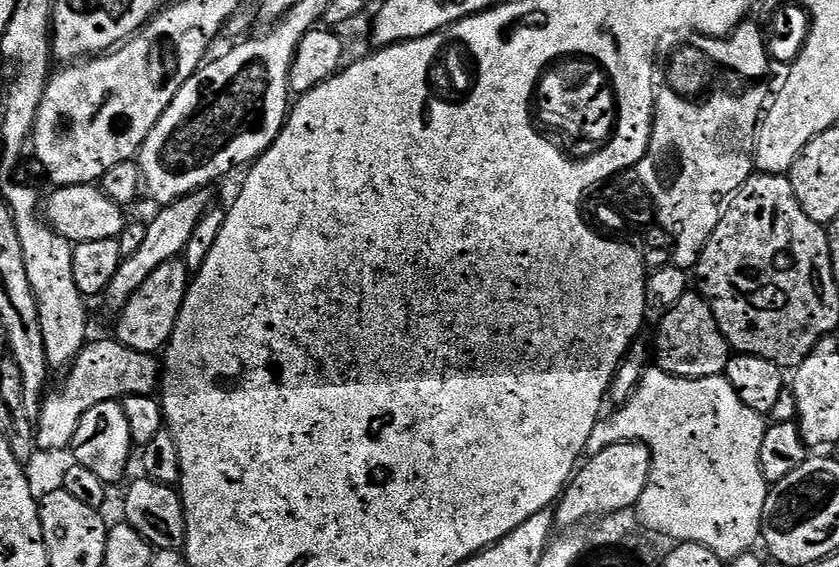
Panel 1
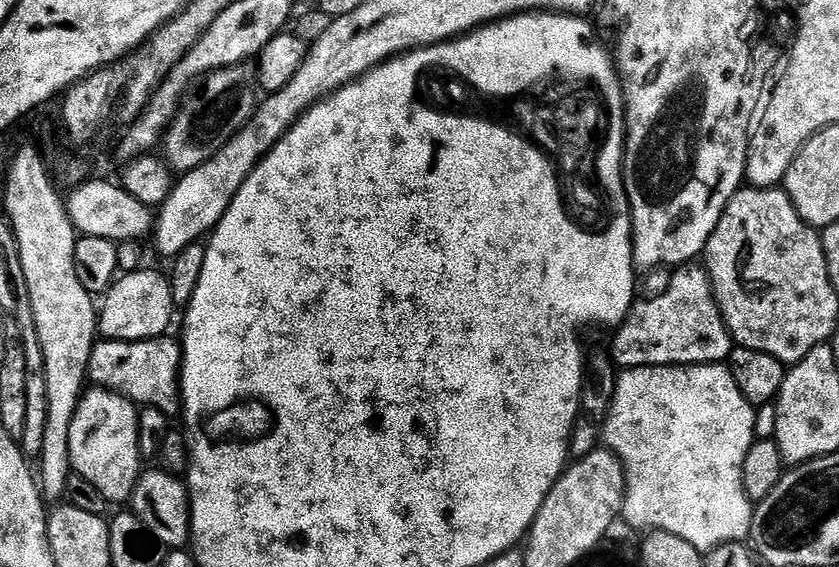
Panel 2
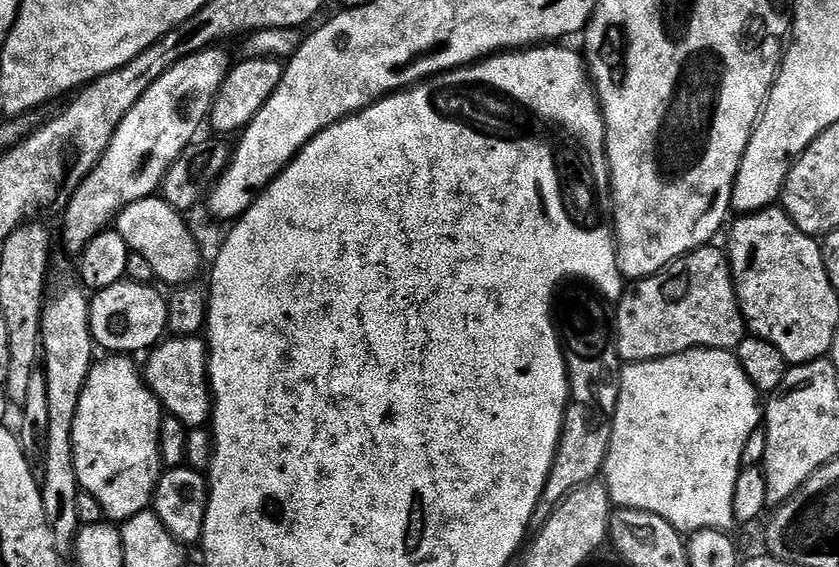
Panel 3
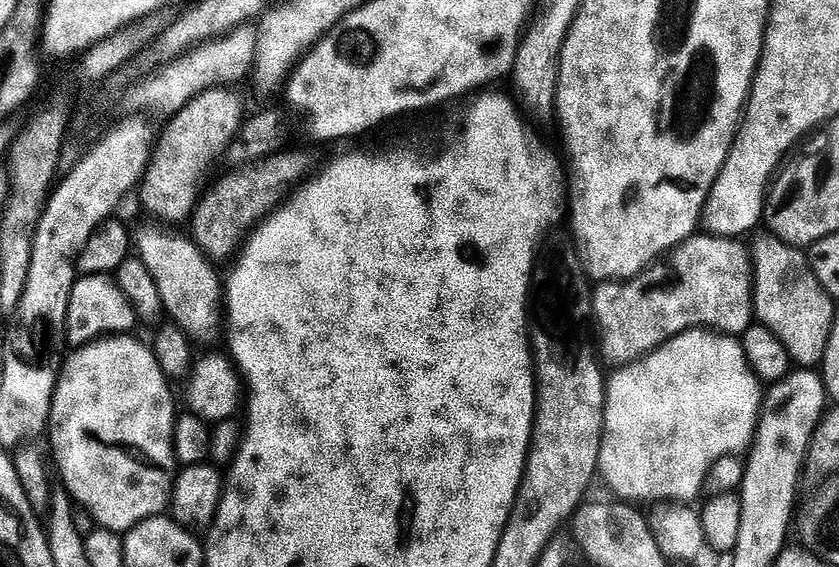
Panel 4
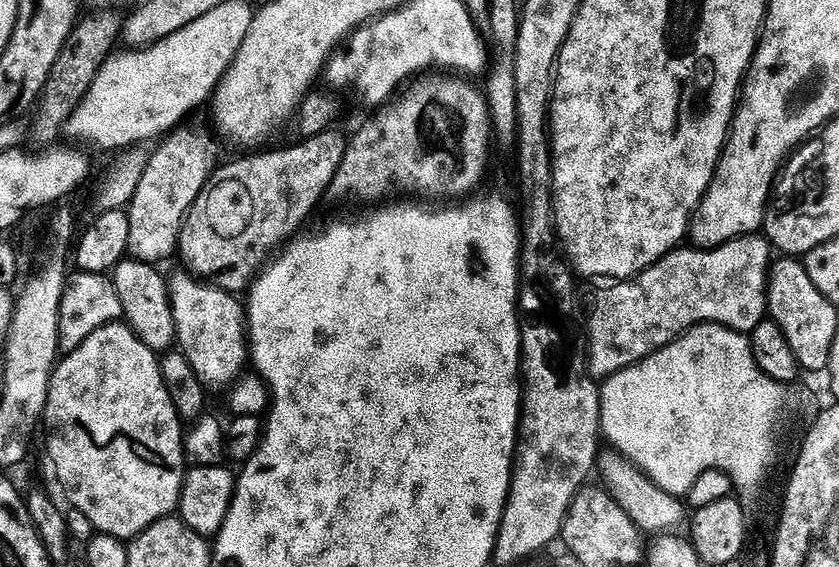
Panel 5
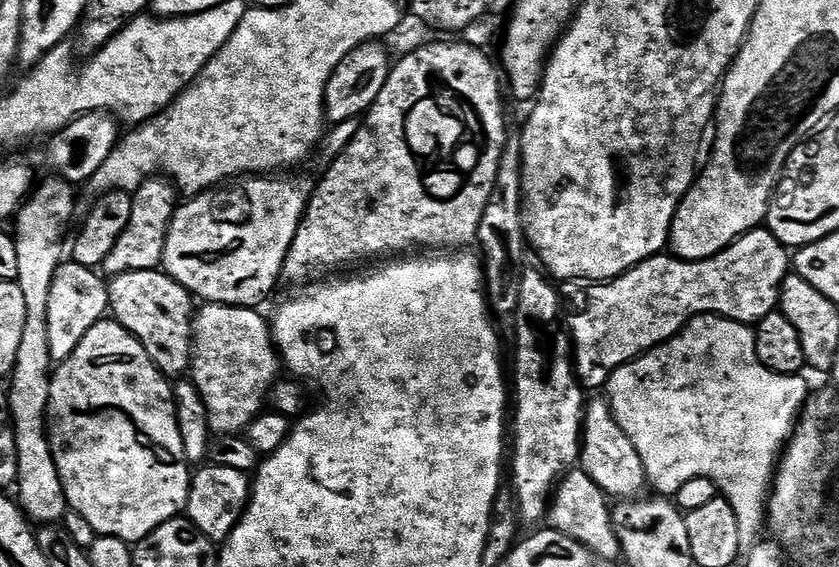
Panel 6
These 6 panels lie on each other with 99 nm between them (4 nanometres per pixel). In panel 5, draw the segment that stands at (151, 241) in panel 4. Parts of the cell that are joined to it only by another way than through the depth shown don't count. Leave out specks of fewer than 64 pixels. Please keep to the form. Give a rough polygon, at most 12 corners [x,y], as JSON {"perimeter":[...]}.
{"perimeter":[[188,270],[168,280],[176,344],[205,389],[250,360],[245,305]]}

